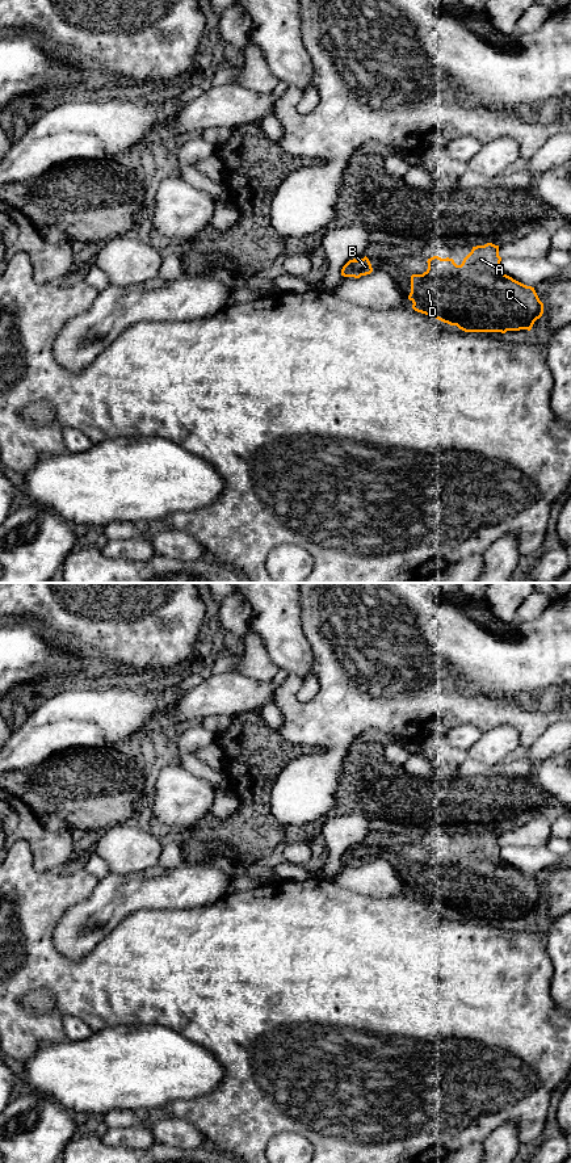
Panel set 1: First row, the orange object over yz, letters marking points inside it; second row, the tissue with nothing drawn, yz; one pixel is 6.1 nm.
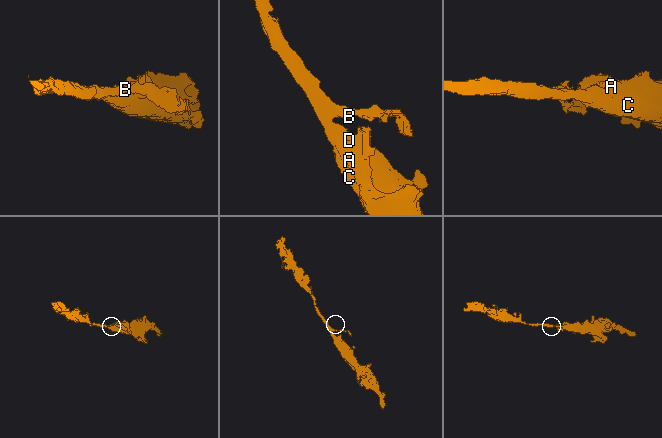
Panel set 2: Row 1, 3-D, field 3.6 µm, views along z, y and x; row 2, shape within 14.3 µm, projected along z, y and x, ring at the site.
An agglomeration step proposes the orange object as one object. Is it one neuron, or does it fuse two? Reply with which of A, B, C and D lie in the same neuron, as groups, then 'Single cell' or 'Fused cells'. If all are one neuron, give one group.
Groups: A B C D. Single cell

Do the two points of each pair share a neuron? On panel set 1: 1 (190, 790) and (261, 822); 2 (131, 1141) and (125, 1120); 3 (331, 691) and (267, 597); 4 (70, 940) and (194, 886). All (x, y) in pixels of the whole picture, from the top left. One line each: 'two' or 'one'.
1: two
2: two
3: two
4: one

